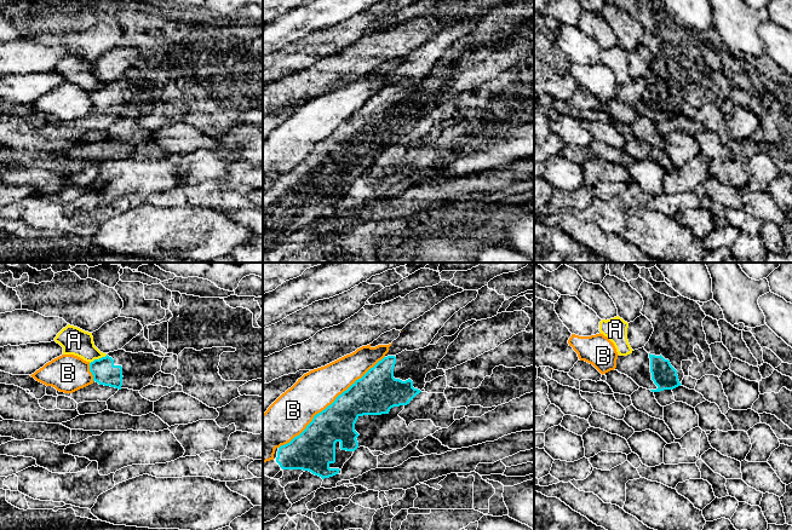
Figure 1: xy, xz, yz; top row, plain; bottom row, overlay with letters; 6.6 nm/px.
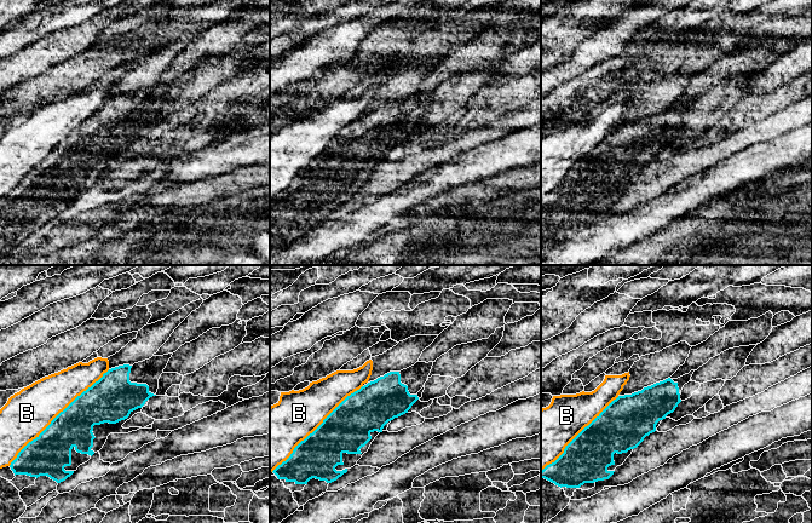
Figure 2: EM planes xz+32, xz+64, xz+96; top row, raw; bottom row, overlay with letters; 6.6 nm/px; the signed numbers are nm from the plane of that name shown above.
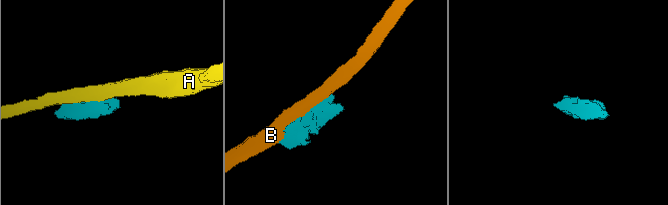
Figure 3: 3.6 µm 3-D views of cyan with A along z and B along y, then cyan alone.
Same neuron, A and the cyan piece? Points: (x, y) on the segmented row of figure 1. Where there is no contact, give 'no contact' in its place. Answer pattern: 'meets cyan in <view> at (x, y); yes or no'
meets cyan in xy at (99, 358); no

